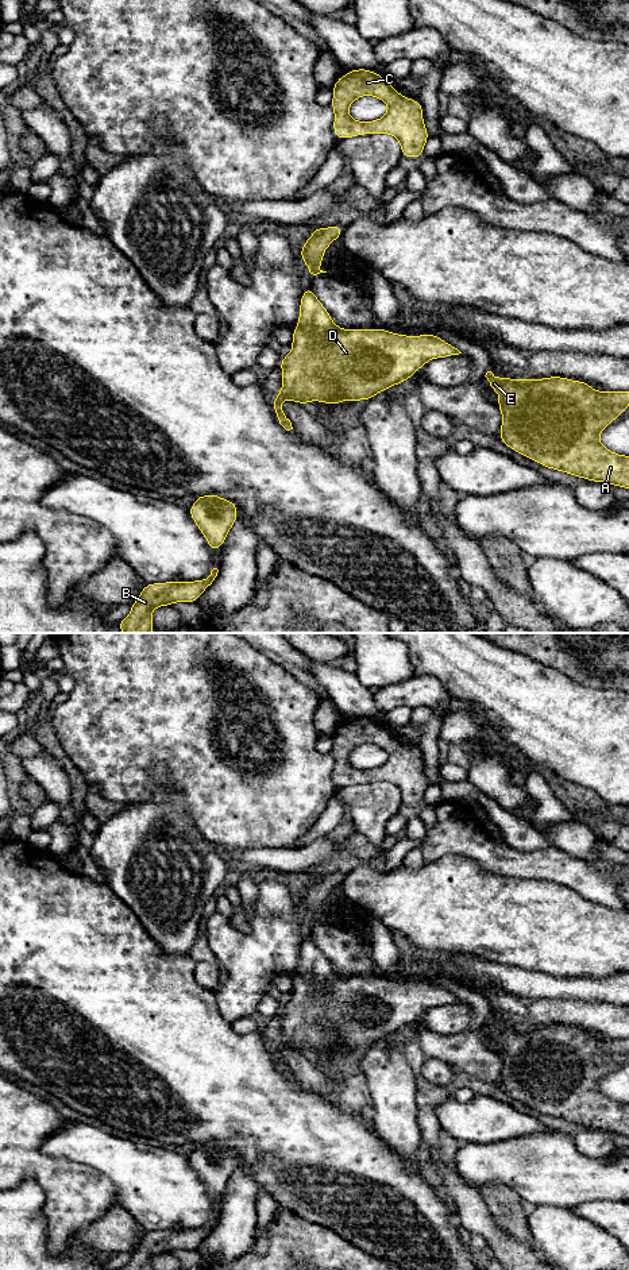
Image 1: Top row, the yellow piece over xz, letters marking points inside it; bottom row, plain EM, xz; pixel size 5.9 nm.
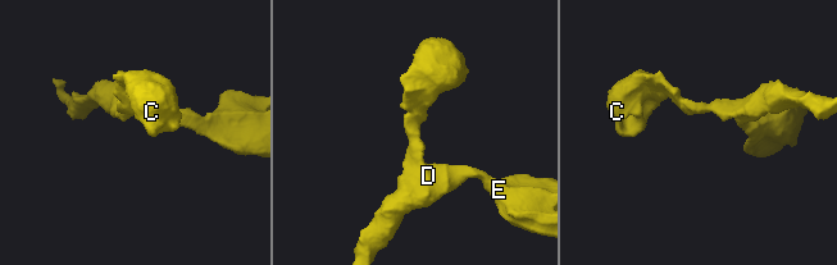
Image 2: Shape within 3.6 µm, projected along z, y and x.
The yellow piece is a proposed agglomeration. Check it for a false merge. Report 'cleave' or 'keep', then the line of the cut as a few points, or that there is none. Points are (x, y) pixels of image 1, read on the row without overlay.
keep | no cut

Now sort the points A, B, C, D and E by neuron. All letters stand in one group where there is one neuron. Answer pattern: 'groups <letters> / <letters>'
groups A B C D E

